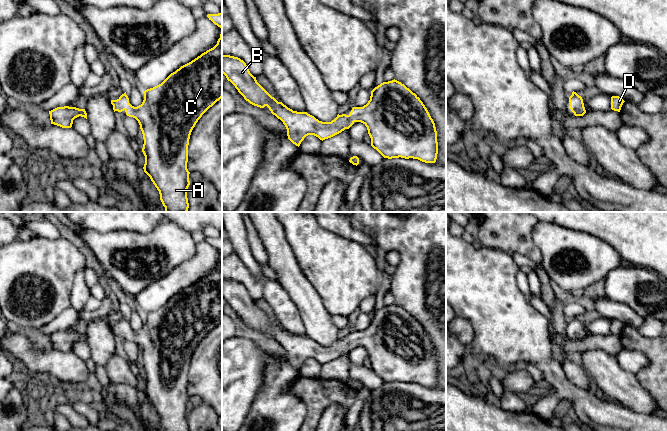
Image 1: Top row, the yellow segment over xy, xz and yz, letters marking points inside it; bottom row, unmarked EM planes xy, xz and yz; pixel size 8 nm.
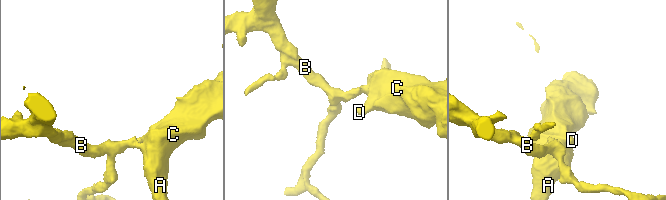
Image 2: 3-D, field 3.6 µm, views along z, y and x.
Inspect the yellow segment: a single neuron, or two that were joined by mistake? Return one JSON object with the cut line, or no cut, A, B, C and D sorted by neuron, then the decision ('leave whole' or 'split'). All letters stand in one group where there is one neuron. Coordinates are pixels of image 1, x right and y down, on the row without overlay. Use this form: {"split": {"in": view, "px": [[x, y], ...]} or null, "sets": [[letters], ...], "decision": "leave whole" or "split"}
{"split": null, "sets": [["A", "B", "C", "D"]], "decision": "leave whole"}

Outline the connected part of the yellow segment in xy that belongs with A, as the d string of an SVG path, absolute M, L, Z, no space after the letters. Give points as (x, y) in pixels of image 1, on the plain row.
M222 256L217 268L202 277L191 286L181 290L171 297L161 308L144 315L144 324L141 329L134 331L129 327L126 316L117 324L111 324L113 334L122 336L135 342L143 358L144 368L142 376L145 380L144 396L160 418L164 431L189 431L187 413L190 409L187 393L188 369L191 356L202 339L222 322Z

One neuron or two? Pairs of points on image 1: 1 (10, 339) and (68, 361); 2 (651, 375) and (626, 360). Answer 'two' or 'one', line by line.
1: one
2: two

